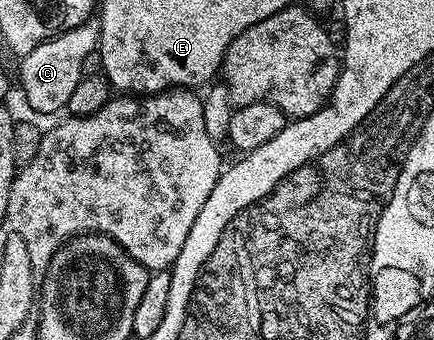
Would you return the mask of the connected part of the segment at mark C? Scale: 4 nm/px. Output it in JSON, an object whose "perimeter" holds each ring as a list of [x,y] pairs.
{"perimeter":[[[99,21],[83,22],[78,28],[64,30],[54,38],[48,38],[34,48],[34,52],[23,55],[20,62],[20,86],[24,89],[24,98],[32,110],[40,114],[56,114],[63,111],[67,101],[73,95],[74,88],[82,79],[82,60],[100,45]]]}

